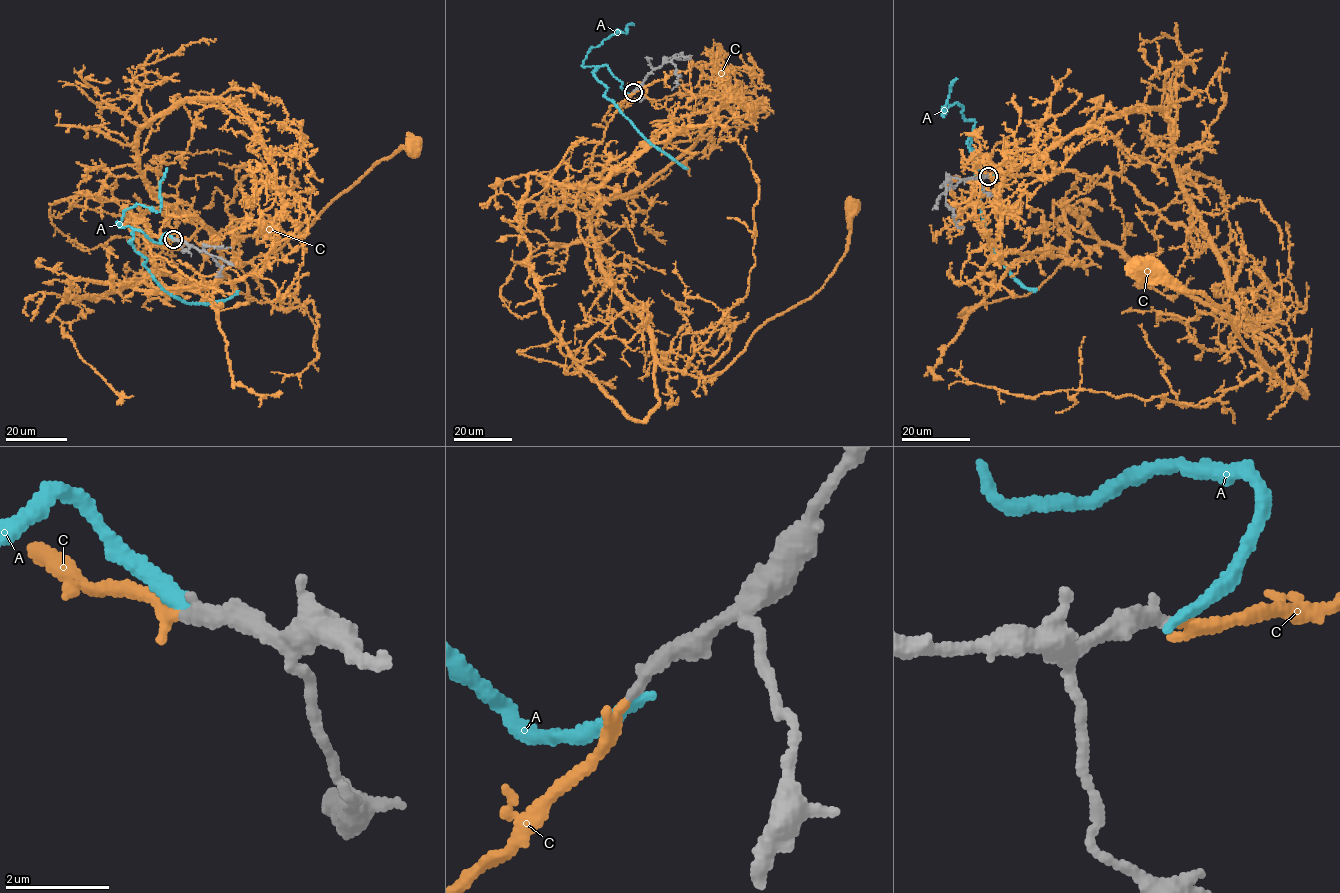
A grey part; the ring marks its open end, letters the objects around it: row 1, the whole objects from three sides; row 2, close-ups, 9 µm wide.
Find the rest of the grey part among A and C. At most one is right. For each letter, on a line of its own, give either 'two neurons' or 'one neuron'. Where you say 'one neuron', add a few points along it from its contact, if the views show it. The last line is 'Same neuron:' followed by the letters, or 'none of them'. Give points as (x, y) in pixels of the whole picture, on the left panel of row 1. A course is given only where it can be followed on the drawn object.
A: two neurons
C: one neuron | via (174, 240), (122, 207), (139, 220), (163, 206), (188, 215), (222, 258), (248, 263), (410, 145)
Same neuron: C

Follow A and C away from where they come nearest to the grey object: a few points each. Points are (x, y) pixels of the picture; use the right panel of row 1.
A: (988, 177), (994, 169), (977, 168), (969, 136), (987, 235), (1011, 275), (1037, 290)
C: (988, 177), (1113, 173), (1169, 222), (1204, 232), (1271, 376), (1226, 308), (1137, 265)

